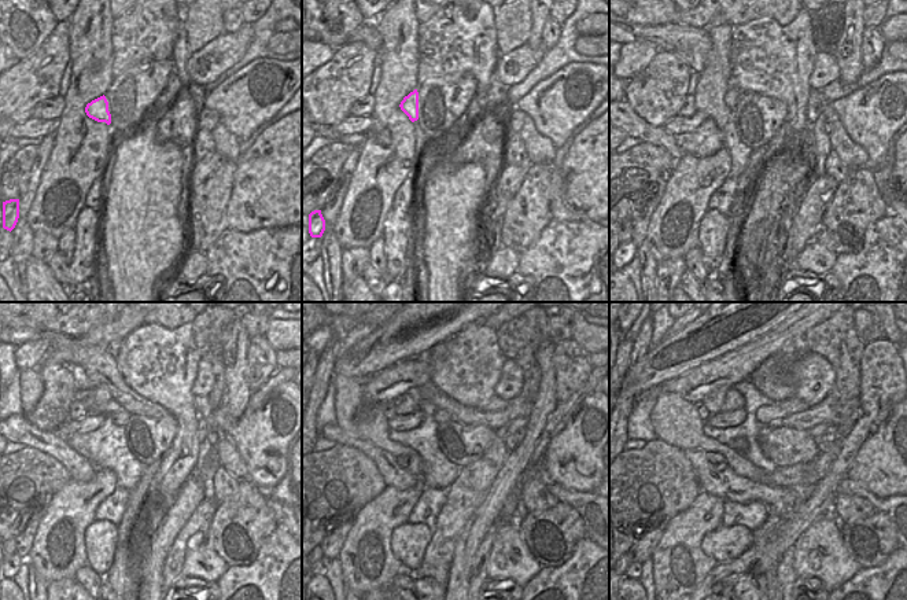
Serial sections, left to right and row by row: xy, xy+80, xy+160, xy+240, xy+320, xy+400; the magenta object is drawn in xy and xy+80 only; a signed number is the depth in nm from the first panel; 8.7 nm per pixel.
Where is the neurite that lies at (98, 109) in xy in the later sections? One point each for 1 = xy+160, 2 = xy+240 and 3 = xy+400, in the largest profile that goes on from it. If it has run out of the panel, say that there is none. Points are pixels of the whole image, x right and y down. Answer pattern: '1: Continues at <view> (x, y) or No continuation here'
1: Continues at xy+160 (730, 98)
2: Continues at xy+240 (113, 407)
3: Continues at xy+400 (733, 401).

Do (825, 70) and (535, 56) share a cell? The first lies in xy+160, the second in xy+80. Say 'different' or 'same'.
same

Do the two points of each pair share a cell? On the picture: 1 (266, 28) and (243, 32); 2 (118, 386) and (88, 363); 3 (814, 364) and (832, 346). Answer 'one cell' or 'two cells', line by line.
1: two cells
2: one cell
3: two cells

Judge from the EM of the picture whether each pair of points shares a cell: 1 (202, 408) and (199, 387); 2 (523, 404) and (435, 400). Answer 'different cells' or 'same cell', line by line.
1: different cells
2: same cell

